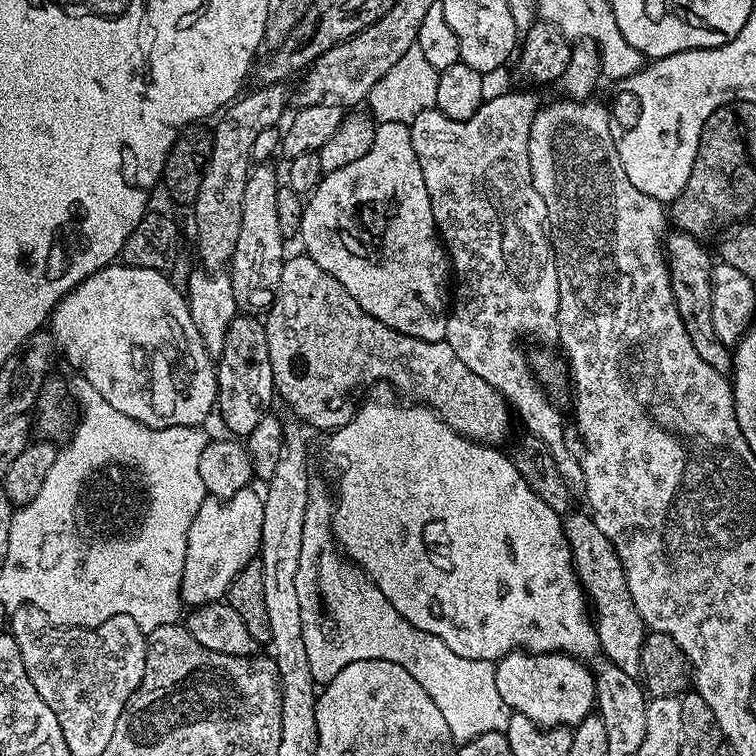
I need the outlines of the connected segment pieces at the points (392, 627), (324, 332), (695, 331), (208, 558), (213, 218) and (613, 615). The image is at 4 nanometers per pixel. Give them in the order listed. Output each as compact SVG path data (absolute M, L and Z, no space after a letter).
M313 491L309 495L306 518L302 522L298 578L294 578L294 587L298 590L298 610L302 614L302 642L306 644L306 658L310 658L313 680L320 686L329 684L334 674L338 674L338 670L346 670L350 662L394 662L402 666L402 670L407 670L418 681L418 686L430 694L434 706L442 710L442 718L446 718L446 726L450 726L450 734L457 745L470 742L482 734L504 733L513 711L506 706L506 702L502 702L502 694L498 694L498 682L494 682L495 663L491 660L462 658L462 654L454 654L454 650L450 650L442 638L410 626L410 622L406 622L406 618L402 618L394 606L390 606L386 594L378 590L376 583L342 555L336 537L332 534L333 507L334 500L329 493L327 496L324 492Z
M307 254L299 255L289 255L285 259L278 294L264 320L276 396L288 403L288 408L297 416L293 416L297 421L303 422L309 429L344 428L352 419L354 411L354 404L348 401L348 395L355 388L367 389L382 383L401 397L431 408L459 436L476 440L479 444L503 445L503 440L512 428L512 418L514 422L512 408L504 395L490 386L490 382L486 382L486 378L478 378L478 374L474 374L474 370L470 370L470 366L466 366L466 362L462 362L462 358L458 358L458 354L450 350L447 340L414 338L386 326L386 322L378 322L378 318L366 314L366 310L362 310L362 306L358 306L358 302L350 298L338 278L326 274L326 270L322 270L322 266L318 266L318 262L314 262Z
M679 230L669 231L666 236L668 273L672 279L672 289L674 290L674 298L678 306L678 314L684 319L686 334L690 334L690 338L694 342L694 350L698 350L698 354L702 354L702 362L710 362L710 366L714 366L718 371L728 374L732 371L732 352L729 345L722 344L718 334L714 334L714 318L710 314L710 306L712 305L712 266L714 260L713 257L708 257L707 250L700 244L703 243L690 234Z
M249 486L229 500L206 498L190 522L186 538L186 566L182 566L180 598L185 605L214 604L225 599L230 582L257 559L262 538L264 501L259 491Z
M283 83L260 84L253 92L245 91L223 109L215 121L210 162L202 174L196 203L190 208L192 220L196 223L196 252L205 269L220 270L231 261L238 242L238 230L242 226L242 194L253 163L254 138L258 138L262 130L277 127L281 123L279 120L285 119L284 107L289 107L290 92L284 87Z
M569 511L562 520L564 537L568 539L572 562L576 565L576 575L584 586L591 611L594 613L600 651L610 663L618 666L618 670L639 677L646 629L644 619L638 612L638 606L634 604L634 598L630 596L630 590L626 586L626 574L622 562L610 538L606 538L606 534L598 530L598 526L587 511L571 512Z

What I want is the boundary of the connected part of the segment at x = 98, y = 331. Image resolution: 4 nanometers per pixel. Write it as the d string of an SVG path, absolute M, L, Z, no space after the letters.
M113 262L108 265L107 268L98 270L94 274L90 274L90 278L83 280L81 284L77 286L74 290L70 290L64 297L62 297L56 304L56 308L53 310L50 317L50 331L53 340L56 342L57 349L62 353L64 351L64 356L68 359L68 364L72 368L79 372L79 375L86 378L86 382L90 382L90 386L94 386L94 390L98 390L98 394L102 394L102 398L106 398L106 402L110 402L110 406L114 406L114 410L119 410L121 414L126 414L126 418L134 418L134 422L142 422L146 426L151 428L169 428L170 426L190 426L191 428L203 425L204 419L208 416L208 411L213 411L216 402L216 365L214 363L213 357L208 355L206 346L202 342L202 338L198 334L198 329L194 326L194 318L190 318L190 310L188 309L188 301L186 299L185 293L180 292L175 288L177 285L173 283L171 279L167 280L167 275L164 272L159 272L158 270L146 270L145 268L139 268L138 266L130 266L129 264L123 262Z

